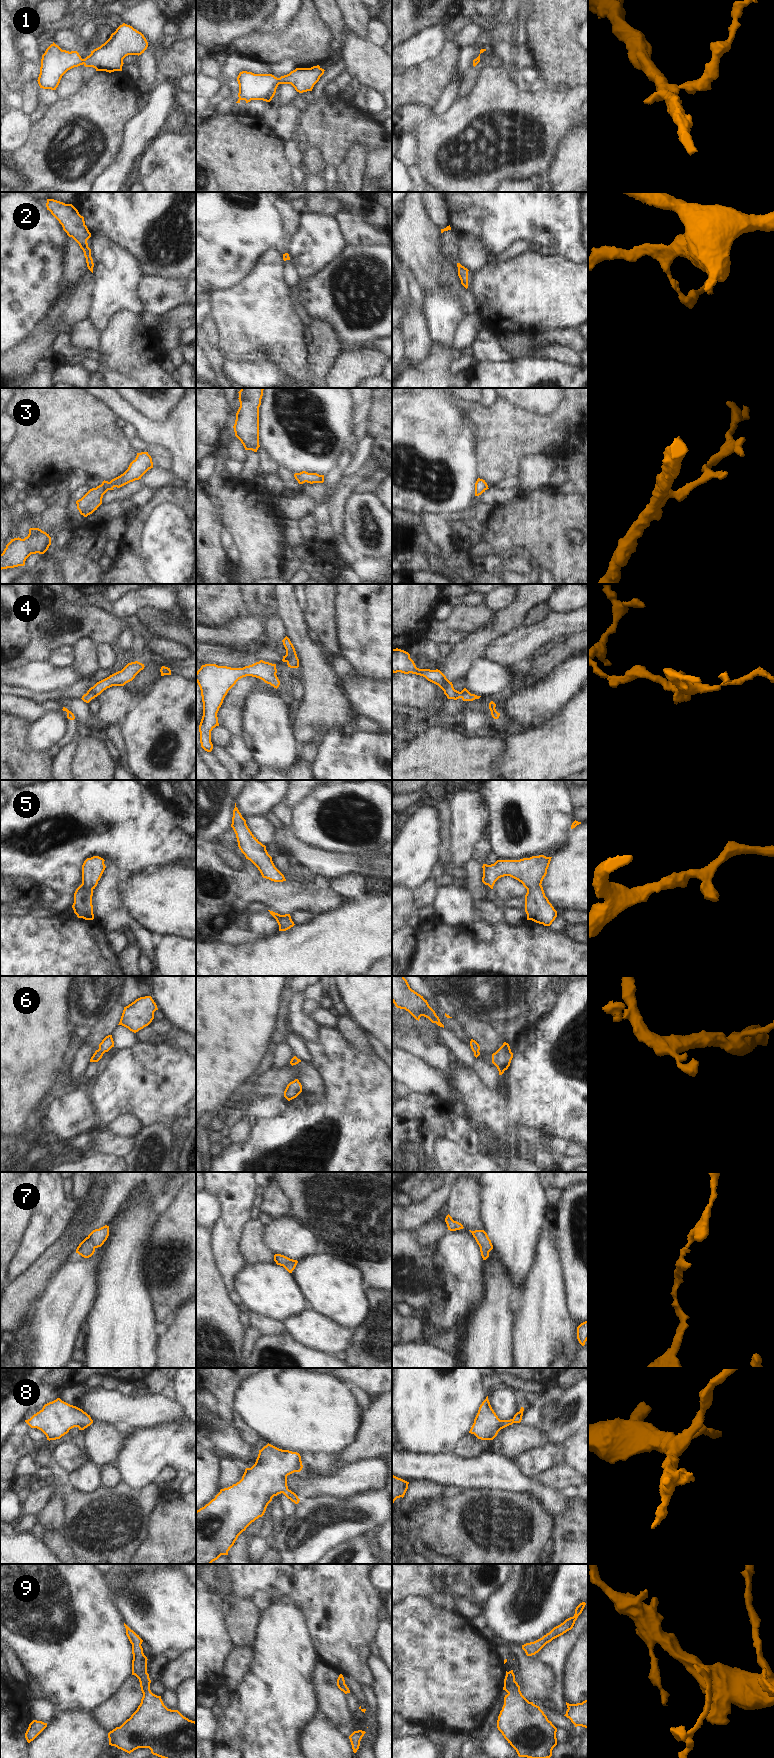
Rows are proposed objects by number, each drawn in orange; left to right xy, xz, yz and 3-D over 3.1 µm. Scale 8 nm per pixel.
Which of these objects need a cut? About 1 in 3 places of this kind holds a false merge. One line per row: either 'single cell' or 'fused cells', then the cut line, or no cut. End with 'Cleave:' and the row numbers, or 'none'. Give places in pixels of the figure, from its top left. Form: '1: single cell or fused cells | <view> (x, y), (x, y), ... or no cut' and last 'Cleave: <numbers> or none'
1: single cell | no cut
2: single cell | no cut
3: single cell | no cut
4: single cell | no cut
5: single cell | no cut
6: single cell | no cut
7: single cell | no cut
8: single cell | no cut
9: single cell | no cut
Cleave: none

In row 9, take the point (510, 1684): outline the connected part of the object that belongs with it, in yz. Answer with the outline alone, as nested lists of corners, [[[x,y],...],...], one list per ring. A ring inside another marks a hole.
[[[513,1670],[506,1671],[503,1690],[508,1694],[498,1716],[498,1730],[519,1757],[550,1758],[557,1745],[557,1728],[539,1706],[522,1695]]]

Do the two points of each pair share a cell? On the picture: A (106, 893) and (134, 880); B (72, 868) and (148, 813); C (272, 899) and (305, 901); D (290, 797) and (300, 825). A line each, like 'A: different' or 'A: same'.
A: different
B: same
C: same
D: different

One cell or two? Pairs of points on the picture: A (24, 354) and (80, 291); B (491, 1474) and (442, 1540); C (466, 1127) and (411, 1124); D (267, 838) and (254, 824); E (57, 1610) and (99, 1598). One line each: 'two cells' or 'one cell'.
A: one cell
B: two cells
C: one cell
D: one cell
E: one cell

